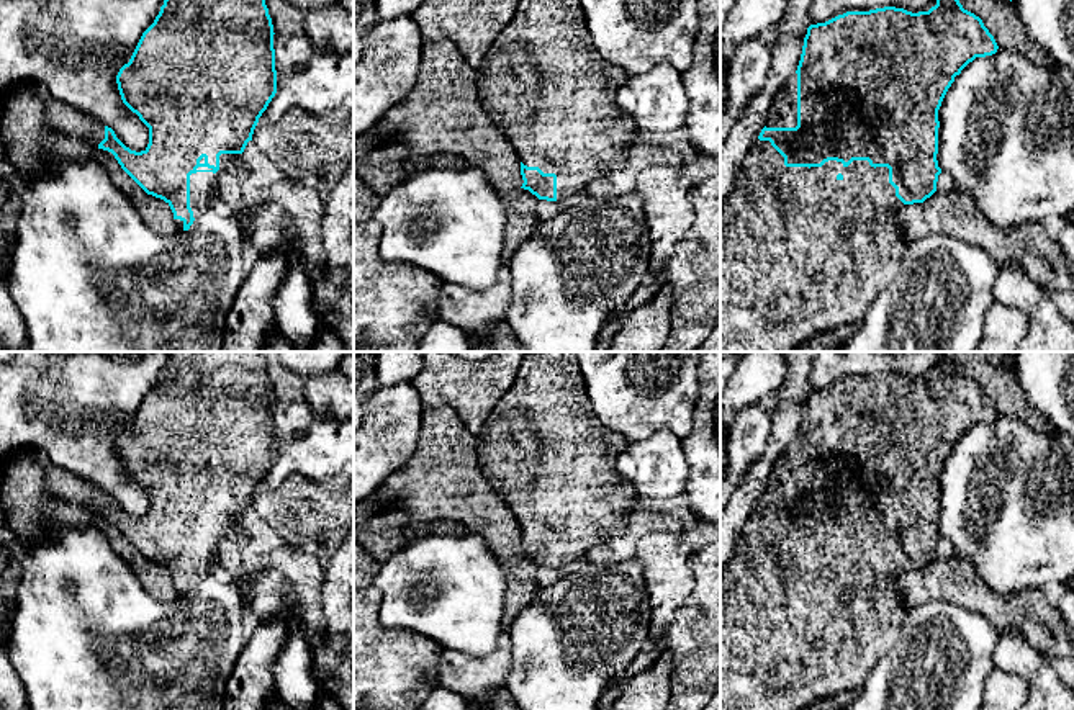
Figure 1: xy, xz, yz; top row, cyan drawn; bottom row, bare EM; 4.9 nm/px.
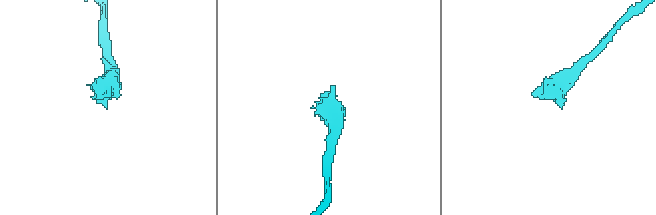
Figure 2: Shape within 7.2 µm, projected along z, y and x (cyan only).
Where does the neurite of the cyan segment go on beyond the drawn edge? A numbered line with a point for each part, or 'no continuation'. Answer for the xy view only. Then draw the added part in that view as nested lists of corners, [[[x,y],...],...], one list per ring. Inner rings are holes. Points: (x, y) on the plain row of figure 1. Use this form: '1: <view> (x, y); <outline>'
1: xy (76, 491); [[[33,450],[33,460],[41,466],[46,476],[49,494],[54,494],[72,507],[87,507],[98,515],[98,510],[105,506],[105,491],[83,478],[57,468],[51,463],[47,455],[39,450]]]
2: xy (203, 552); [[[221,520],[216,540],[196,538],[190,541],[190,574],[195,586],[210,576],[211,568],[218,561],[221,545],[224,541],[236,541],[244,533],[242,520]]]

